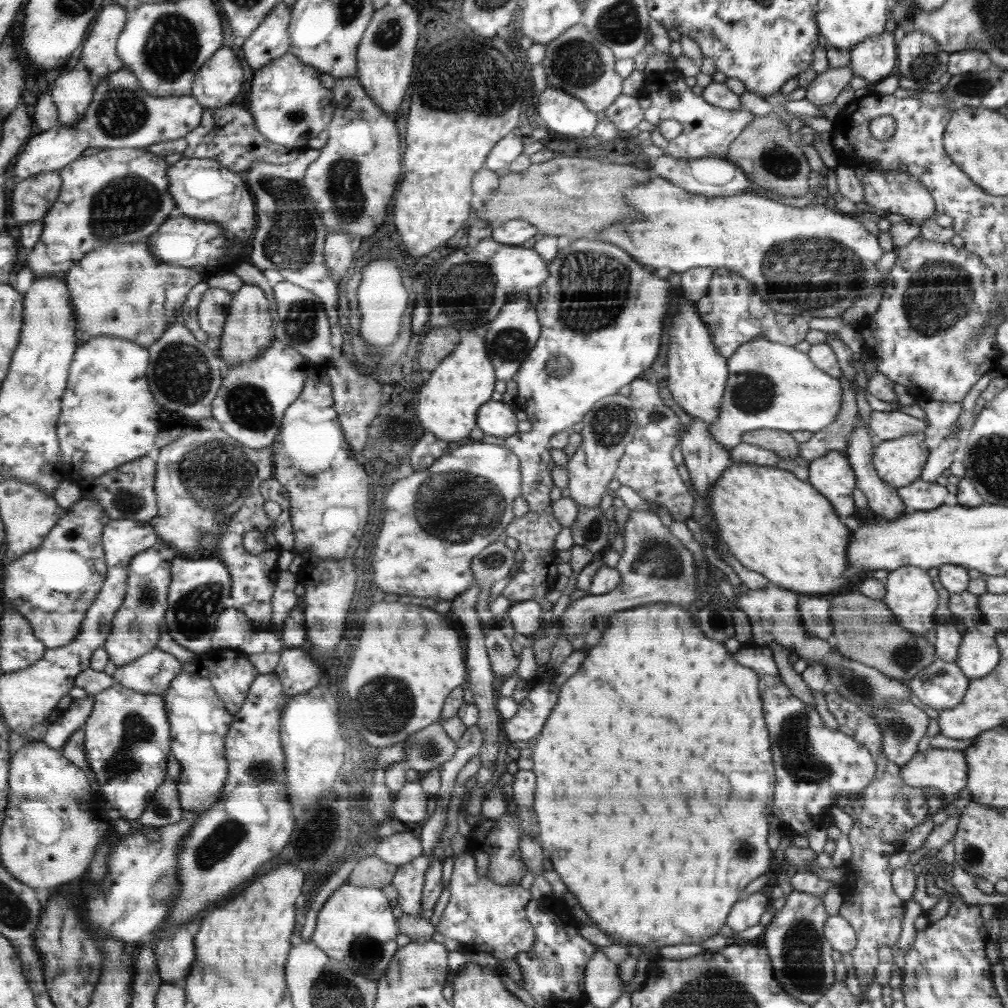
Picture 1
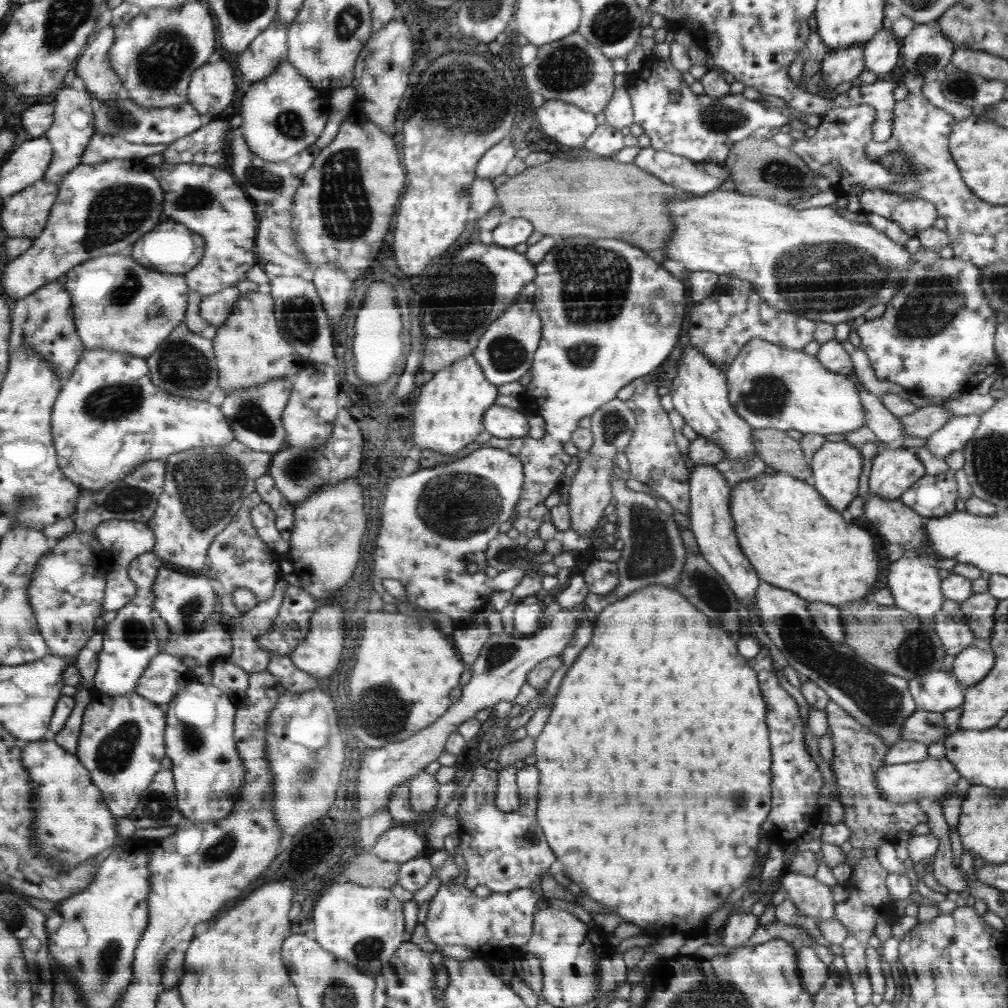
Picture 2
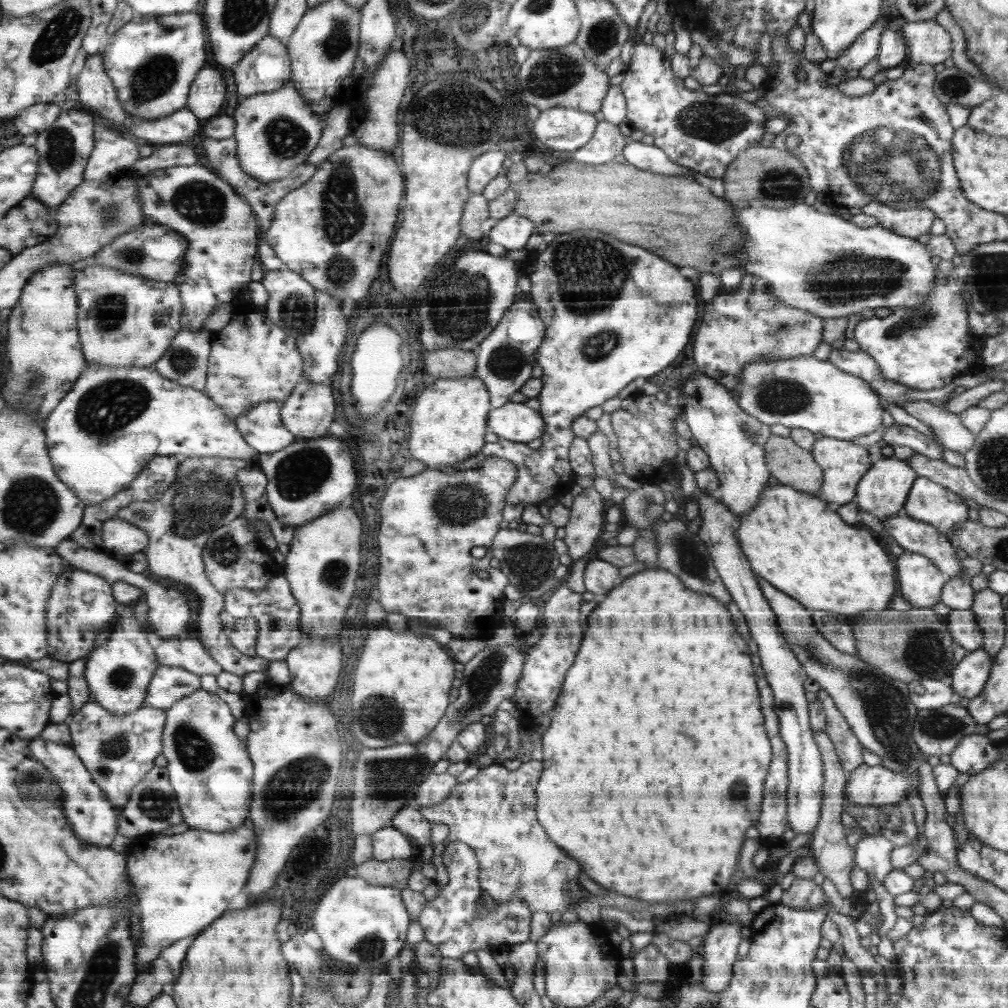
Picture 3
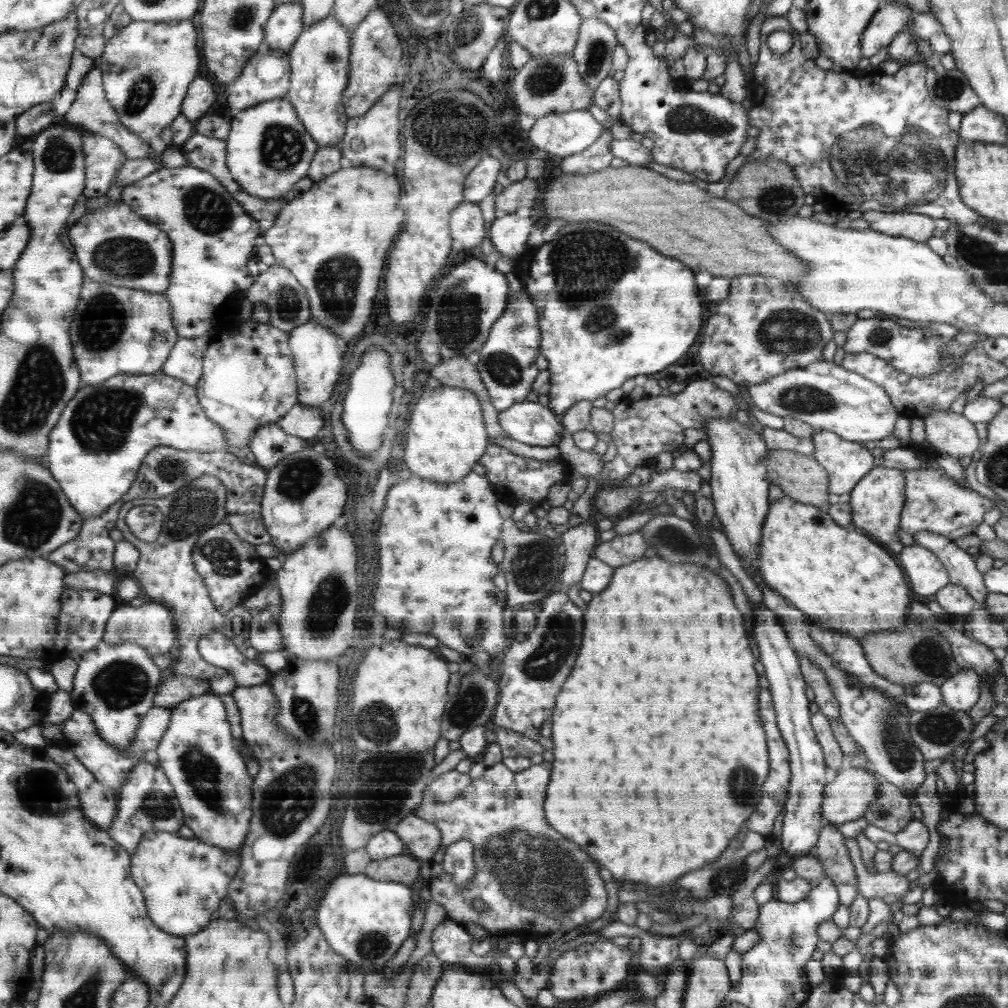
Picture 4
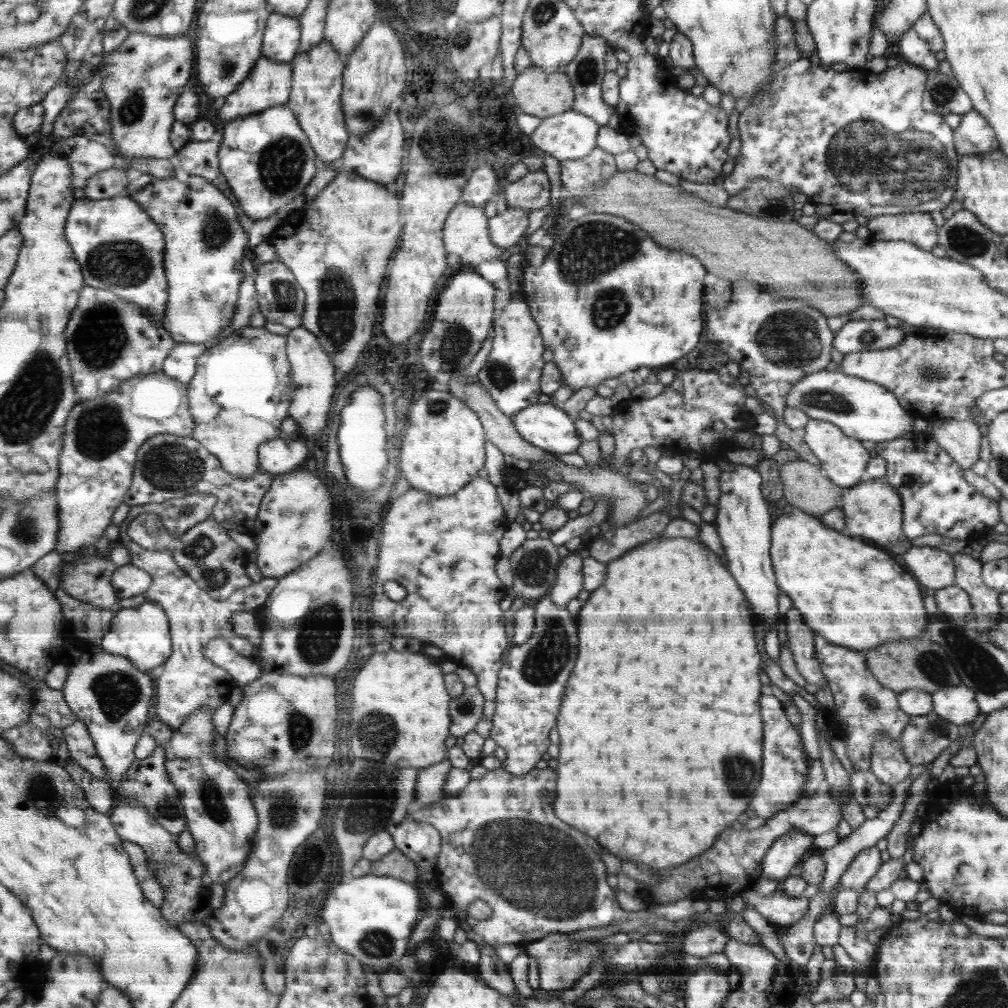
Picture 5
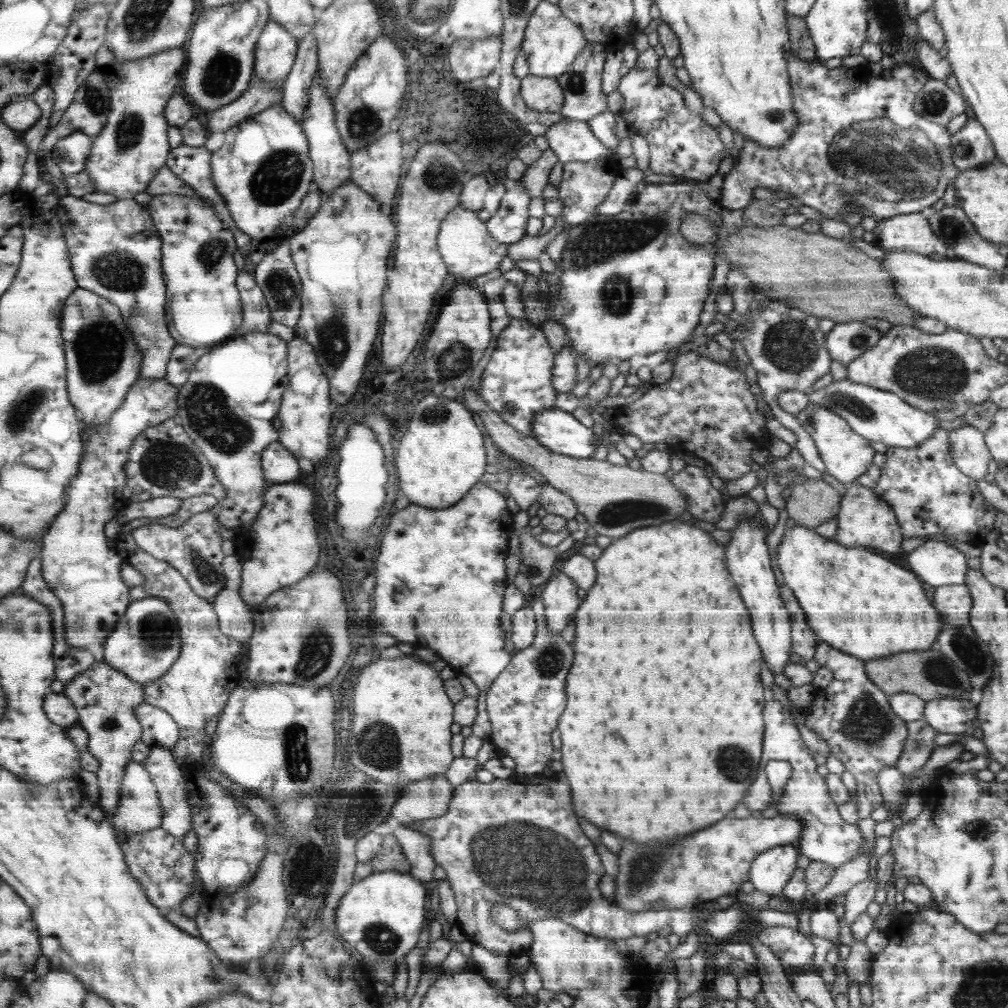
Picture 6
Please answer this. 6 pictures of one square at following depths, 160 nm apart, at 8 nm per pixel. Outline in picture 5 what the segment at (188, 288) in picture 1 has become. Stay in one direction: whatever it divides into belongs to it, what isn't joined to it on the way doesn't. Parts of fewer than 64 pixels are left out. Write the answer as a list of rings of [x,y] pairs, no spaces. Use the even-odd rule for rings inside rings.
[[[85,285],[80,299],[66,325],[67,360],[72,369],[72,382],[80,401],[90,401],[116,390],[124,381],[136,376],[149,376],[162,370],[165,358],[178,343],[160,320],[150,318],[145,308],[126,301],[110,290]]]

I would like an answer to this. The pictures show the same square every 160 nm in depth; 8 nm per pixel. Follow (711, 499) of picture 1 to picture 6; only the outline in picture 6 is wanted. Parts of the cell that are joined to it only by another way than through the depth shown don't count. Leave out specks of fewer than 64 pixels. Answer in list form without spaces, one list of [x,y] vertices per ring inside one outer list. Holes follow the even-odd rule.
[[[794,525],[786,529],[777,549],[778,566],[787,584],[800,600],[802,610],[809,618],[809,625],[821,642],[859,658],[863,661],[890,657],[908,650],[935,648],[943,624],[936,610],[928,602],[924,588],[916,574],[882,558],[863,547],[846,547],[833,539],[825,538],[815,529]]]

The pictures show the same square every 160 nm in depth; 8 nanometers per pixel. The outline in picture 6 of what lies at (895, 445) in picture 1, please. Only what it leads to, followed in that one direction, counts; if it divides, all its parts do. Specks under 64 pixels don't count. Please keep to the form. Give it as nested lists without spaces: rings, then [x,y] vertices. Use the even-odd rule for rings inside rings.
[[[857,482],[846,490],[841,501],[841,510],[837,514],[837,531],[833,541],[846,547],[876,548],[886,553],[898,552],[902,546],[900,522],[893,507],[871,487],[860,486]]]

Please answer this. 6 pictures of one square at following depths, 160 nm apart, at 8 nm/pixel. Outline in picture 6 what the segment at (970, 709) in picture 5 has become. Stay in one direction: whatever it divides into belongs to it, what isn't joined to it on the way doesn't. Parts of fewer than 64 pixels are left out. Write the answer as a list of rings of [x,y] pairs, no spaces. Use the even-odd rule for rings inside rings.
[[[944,697],[925,701],[923,718],[942,734],[963,734],[972,730],[978,706],[968,698]]]

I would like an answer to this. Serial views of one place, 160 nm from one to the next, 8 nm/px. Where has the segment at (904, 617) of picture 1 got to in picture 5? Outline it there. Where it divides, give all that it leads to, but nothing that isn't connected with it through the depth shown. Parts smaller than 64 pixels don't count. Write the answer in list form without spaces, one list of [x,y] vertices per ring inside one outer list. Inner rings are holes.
[[[910,548],[904,555],[904,564],[910,574],[926,588],[939,589],[954,584],[954,565],[952,556],[942,548]]]

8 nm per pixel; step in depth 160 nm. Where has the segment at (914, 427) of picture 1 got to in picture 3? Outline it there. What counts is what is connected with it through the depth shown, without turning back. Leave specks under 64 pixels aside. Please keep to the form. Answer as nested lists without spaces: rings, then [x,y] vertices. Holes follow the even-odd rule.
[[[990,379],[973,388],[961,390],[959,395],[954,395],[948,402],[945,402],[943,408],[948,414],[956,414],[959,416],[964,410],[978,405],[978,402],[980,402],[982,398],[1002,391],[1006,385],[1007,381],[1005,380]]]

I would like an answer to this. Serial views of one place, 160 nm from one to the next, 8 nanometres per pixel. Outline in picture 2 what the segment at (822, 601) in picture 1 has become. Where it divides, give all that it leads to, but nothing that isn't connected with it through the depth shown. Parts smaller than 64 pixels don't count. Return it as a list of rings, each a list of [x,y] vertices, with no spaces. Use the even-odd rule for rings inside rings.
[[[814,602],[807,605],[813,622],[826,638],[836,642],[844,642],[845,629],[843,616],[837,606],[826,602]]]

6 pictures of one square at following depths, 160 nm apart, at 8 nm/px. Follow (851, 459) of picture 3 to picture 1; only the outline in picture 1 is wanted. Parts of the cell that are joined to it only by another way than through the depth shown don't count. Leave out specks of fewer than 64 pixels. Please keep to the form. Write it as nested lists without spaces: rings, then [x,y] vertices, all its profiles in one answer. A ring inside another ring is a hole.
[[[828,451],[809,463],[808,482],[825,495],[838,514],[851,516],[855,498],[852,498],[852,480],[857,487],[857,475],[844,451]]]

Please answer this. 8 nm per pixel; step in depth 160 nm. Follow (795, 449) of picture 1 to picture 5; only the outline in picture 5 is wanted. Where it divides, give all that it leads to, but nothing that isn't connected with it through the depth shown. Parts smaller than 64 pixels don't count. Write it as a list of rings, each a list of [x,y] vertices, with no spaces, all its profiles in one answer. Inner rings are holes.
[[[803,459],[785,462],[780,467],[779,475],[788,508],[822,517],[836,508],[838,500],[842,498],[842,487],[834,483],[822,469]]]

